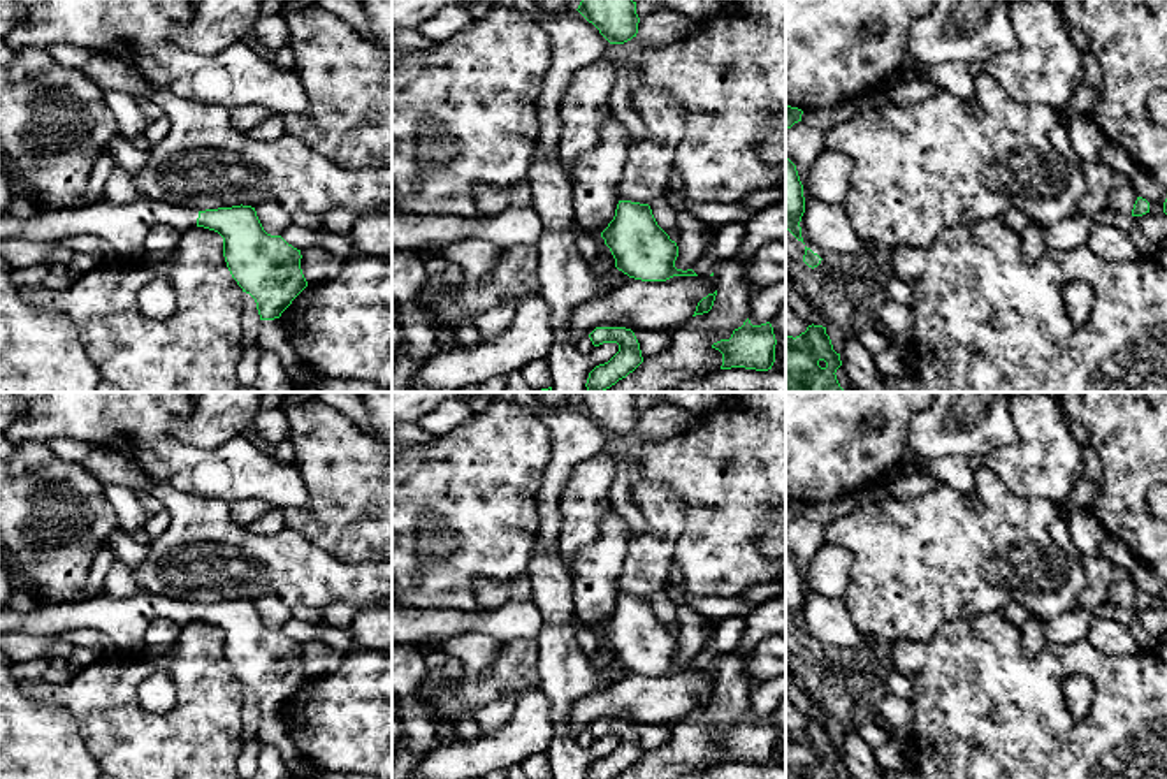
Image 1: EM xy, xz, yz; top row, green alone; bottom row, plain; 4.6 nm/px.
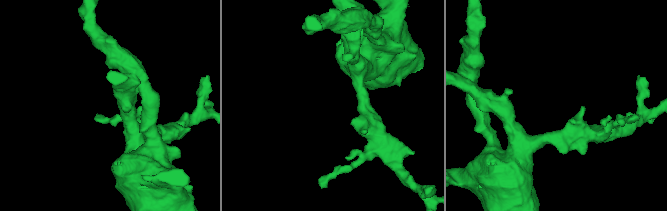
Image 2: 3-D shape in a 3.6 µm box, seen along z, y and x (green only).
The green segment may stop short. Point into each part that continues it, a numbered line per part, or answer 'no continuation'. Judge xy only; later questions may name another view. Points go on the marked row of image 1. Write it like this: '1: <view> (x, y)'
1: xy (125, 227)

